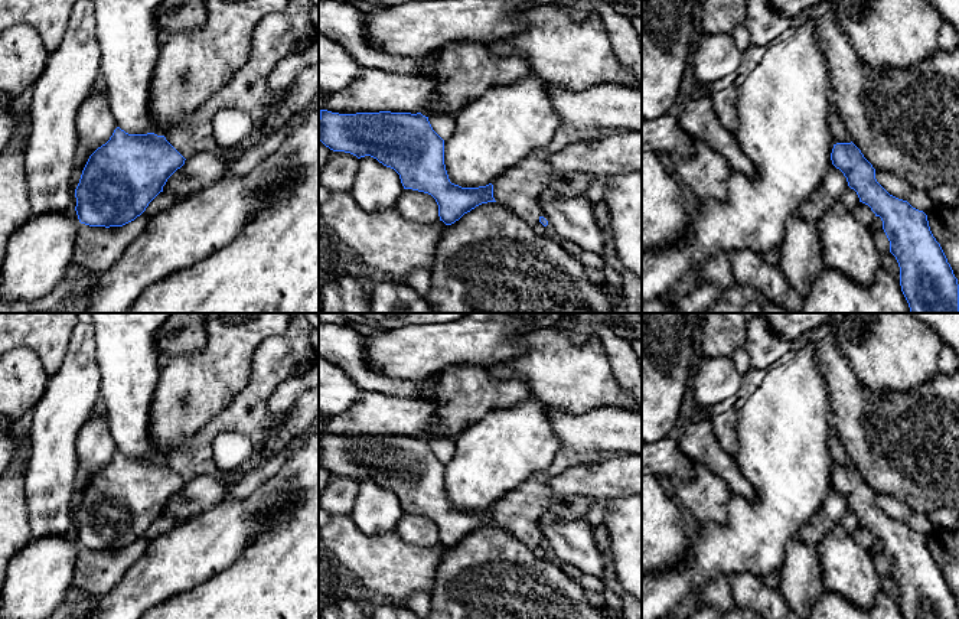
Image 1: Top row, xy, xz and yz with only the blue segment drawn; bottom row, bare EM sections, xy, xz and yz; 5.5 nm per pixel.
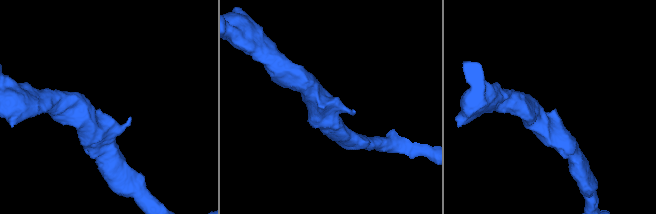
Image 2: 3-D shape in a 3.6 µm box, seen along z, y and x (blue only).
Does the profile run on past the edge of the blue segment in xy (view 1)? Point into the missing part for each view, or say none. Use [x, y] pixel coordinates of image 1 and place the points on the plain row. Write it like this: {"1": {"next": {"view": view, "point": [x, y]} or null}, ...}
{"1": {"next": null}}

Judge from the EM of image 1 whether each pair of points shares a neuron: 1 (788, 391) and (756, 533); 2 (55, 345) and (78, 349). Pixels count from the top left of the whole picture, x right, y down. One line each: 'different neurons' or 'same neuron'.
1: same neuron
2: different neurons

